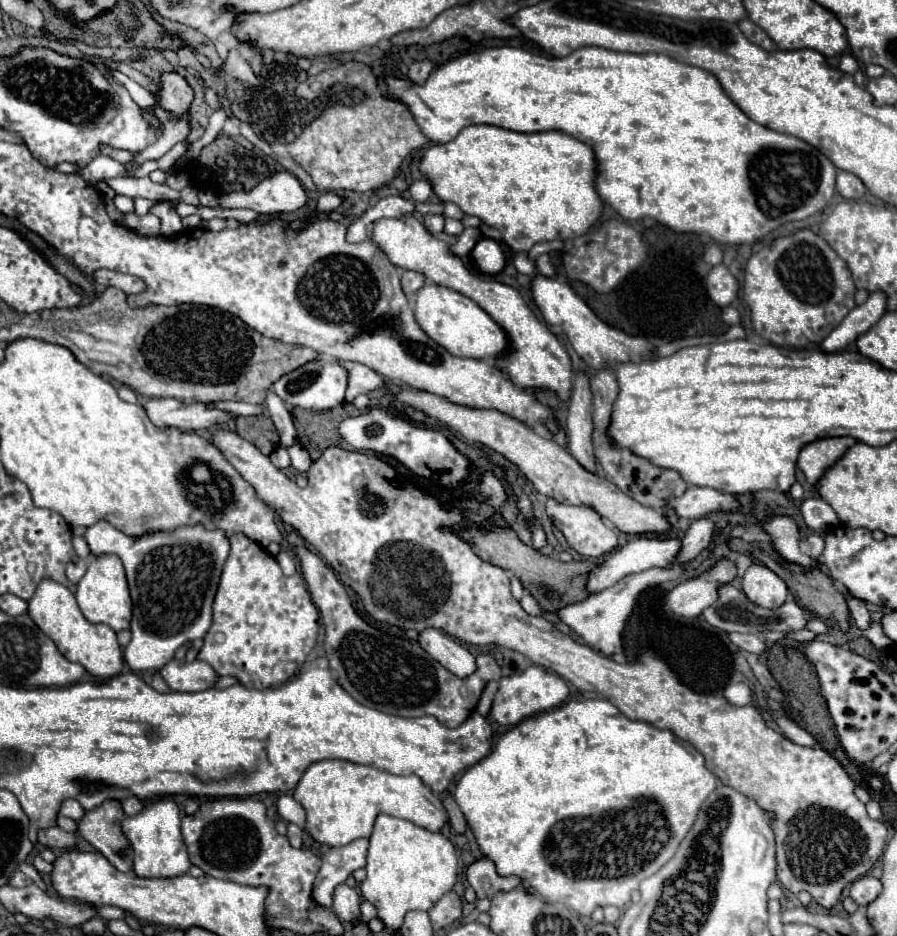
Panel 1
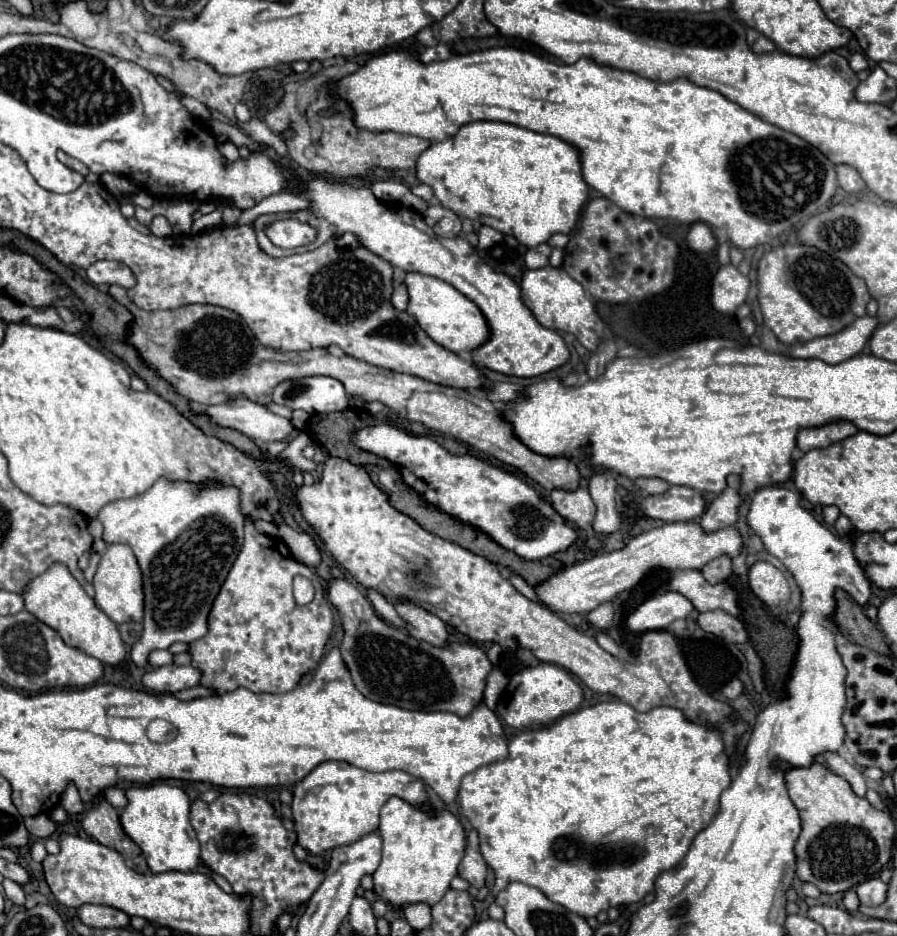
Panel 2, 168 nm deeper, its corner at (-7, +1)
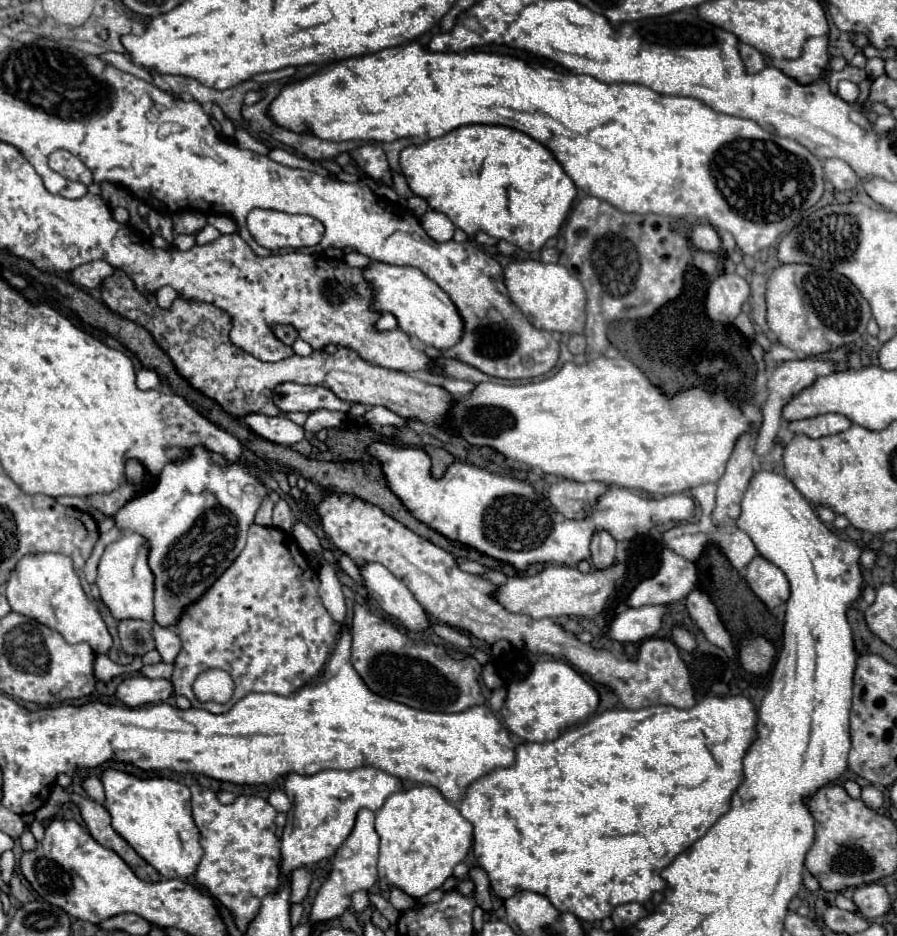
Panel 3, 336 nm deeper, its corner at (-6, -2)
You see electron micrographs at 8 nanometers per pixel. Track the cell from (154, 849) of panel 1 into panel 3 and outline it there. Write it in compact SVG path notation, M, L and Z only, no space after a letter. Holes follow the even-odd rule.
M115 768L103 770L101 782L115 832L125 838L135 852L145 858L163 878L193 876L203 850L199 844L201 834L191 816L189 788L169 778L141 778Z

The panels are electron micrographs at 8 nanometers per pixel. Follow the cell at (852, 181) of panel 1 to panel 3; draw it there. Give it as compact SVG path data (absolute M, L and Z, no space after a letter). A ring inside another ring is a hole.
M827 158L823 160L823 172L825 178L837 188L837 190L851 190L859 182L857 174L851 170L851 166L839 158Z

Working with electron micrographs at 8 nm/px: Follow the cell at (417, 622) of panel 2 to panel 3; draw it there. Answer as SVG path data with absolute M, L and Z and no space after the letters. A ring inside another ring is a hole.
M367 562L359 566L365 588L379 602L379 606L393 618L397 618L411 632L421 632L429 626L429 618L421 604L413 598L409 588L399 582L383 564Z

